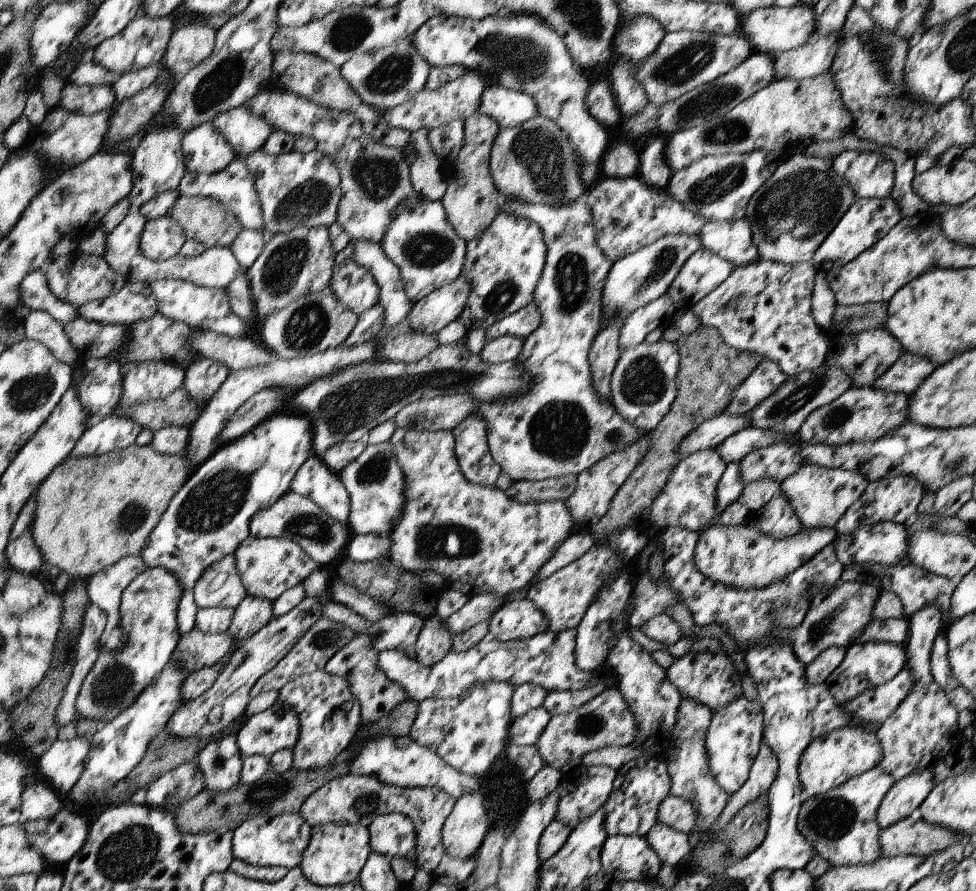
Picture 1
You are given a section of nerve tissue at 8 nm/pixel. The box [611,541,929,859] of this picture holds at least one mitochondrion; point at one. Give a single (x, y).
(831, 819)

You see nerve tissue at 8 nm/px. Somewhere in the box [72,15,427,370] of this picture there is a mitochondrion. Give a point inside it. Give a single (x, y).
(376, 176)

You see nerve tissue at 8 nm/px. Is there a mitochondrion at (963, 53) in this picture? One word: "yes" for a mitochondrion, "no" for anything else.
yes

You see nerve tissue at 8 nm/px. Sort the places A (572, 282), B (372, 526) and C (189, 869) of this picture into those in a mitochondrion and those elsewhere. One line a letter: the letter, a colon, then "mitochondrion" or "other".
A: mitochondrion
B: other
C: other

